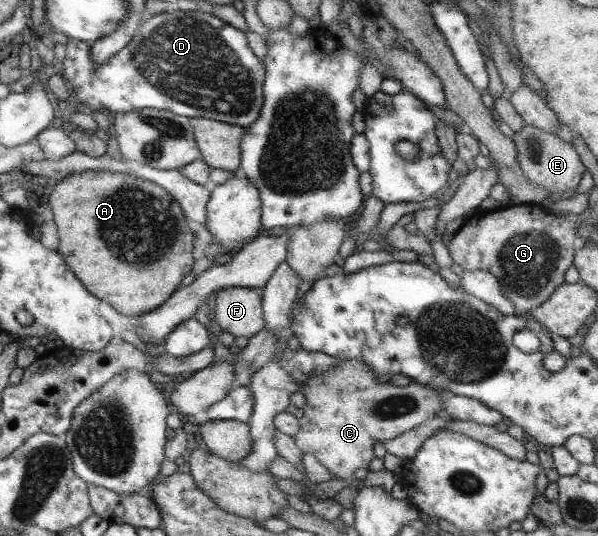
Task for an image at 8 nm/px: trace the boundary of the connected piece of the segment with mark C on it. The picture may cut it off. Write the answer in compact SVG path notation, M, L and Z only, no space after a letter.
M361 358L339 359L339 365L332 370L298 382L307 401L302 408L304 415L299 419L299 433L293 439L302 454L314 456L330 472L336 474L336 478L350 479L358 468L369 470L370 463L375 459L373 446L376 442L389 441L427 420L436 418L436 414L443 409L445 394L452 393L448 389L434 387L432 384L423 385L418 381L410 381L405 386L395 386L392 382L379 383L376 378L373 370Z

